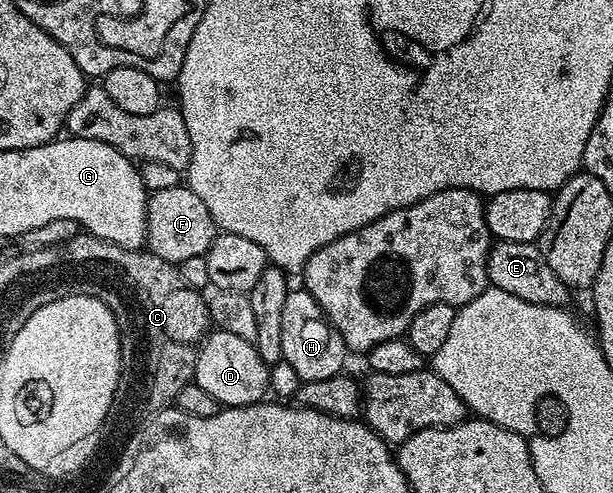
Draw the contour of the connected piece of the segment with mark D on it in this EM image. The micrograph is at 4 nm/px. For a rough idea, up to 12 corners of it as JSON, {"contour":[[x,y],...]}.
{"contour":[[216,329],[193,378],[222,407],[262,402],[270,364]]}

